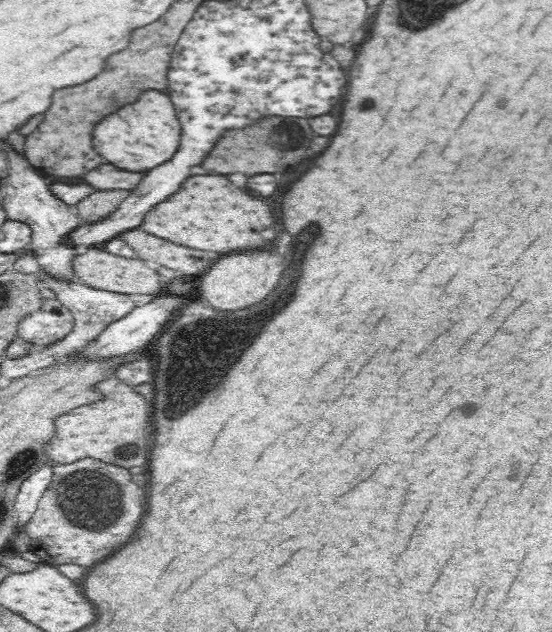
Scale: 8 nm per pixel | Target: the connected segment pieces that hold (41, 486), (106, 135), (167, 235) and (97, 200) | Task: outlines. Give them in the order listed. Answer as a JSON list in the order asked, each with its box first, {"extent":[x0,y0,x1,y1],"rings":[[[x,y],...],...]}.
[{"extent":[13,463,53,528],"rings":[[[48,463],[31,472],[30,476],[20,484],[20,490],[18,490],[18,494],[15,494],[15,503],[13,504],[20,528],[28,522],[34,508],[37,507],[38,499],[41,498],[53,478],[52,474],[52,465]]]},{"extent":[94,92,178,172],"rings":[[[148,92],[138,108],[128,108],[114,116],[112,122],[98,124],[94,130],[94,146],[104,160],[128,172],[148,172],[164,164],[178,148],[178,124],[174,120],[174,108],[170,108],[170,98],[162,92]]]},{"extent":[142,176,274,254],"rings":[[[192,176],[176,196],[154,206],[142,220],[144,230],[158,238],[222,254],[252,250],[252,242],[262,242],[262,232],[272,224],[274,212],[270,212],[270,204],[262,196],[254,196],[254,192],[236,188],[226,176]]]},{"extent":[73,190,130,224],"rings":[[[99,190],[92,191],[88,196],[79,200],[73,209],[82,224],[104,222],[112,212],[116,212],[118,204],[130,194],[128,190]]]}]

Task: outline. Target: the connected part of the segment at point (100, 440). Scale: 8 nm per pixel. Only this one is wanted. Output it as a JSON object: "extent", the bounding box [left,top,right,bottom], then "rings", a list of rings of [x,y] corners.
{"extent":[44,376,154,468],"rings":[[[115,376],[97,386],[106,394],[104,400],[74,408],[70,416],[58,420],[58,434],[44,448],[48,458],[52,458],[50,462],[72,464],[80,458],[94,458],[110,464],[130,464],[130,468],[146,464],[150,432],[154,432],[154,404]]]}

